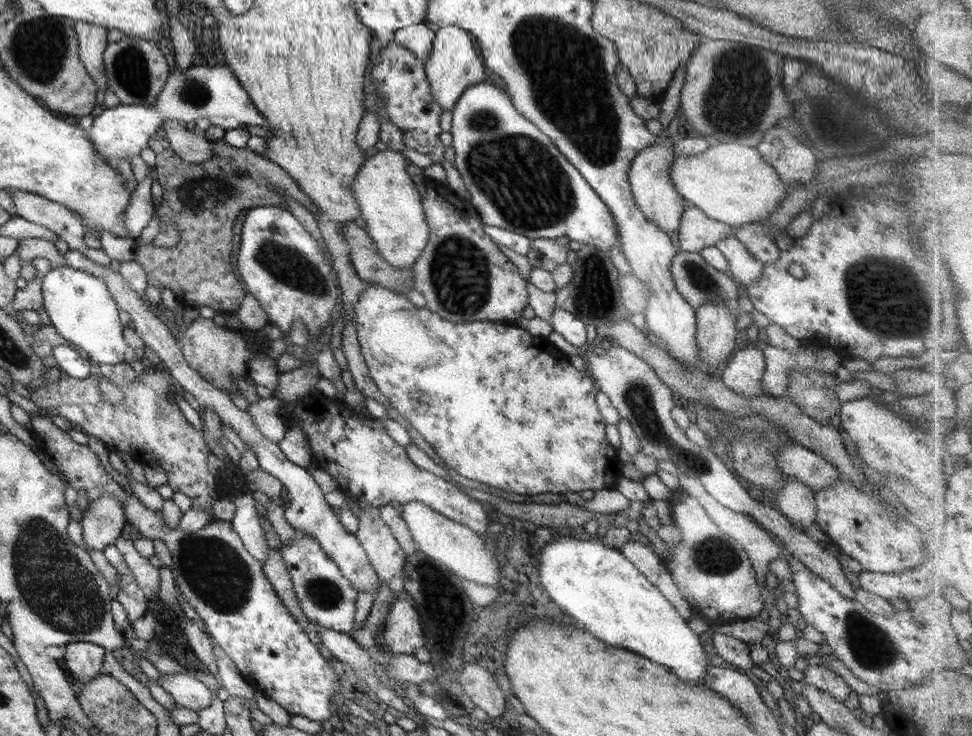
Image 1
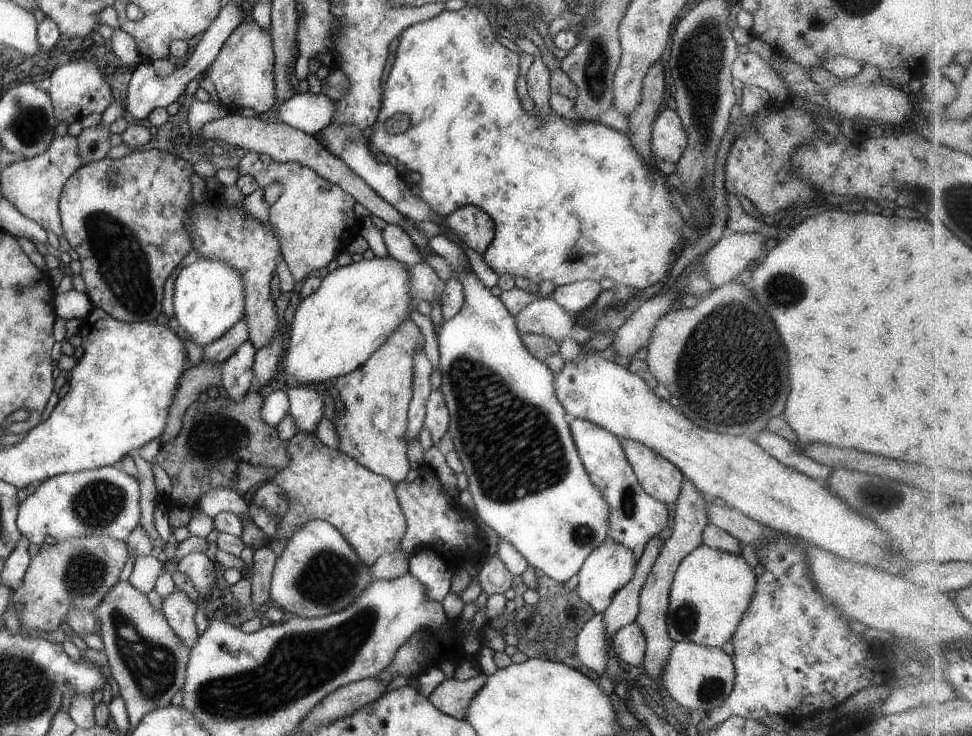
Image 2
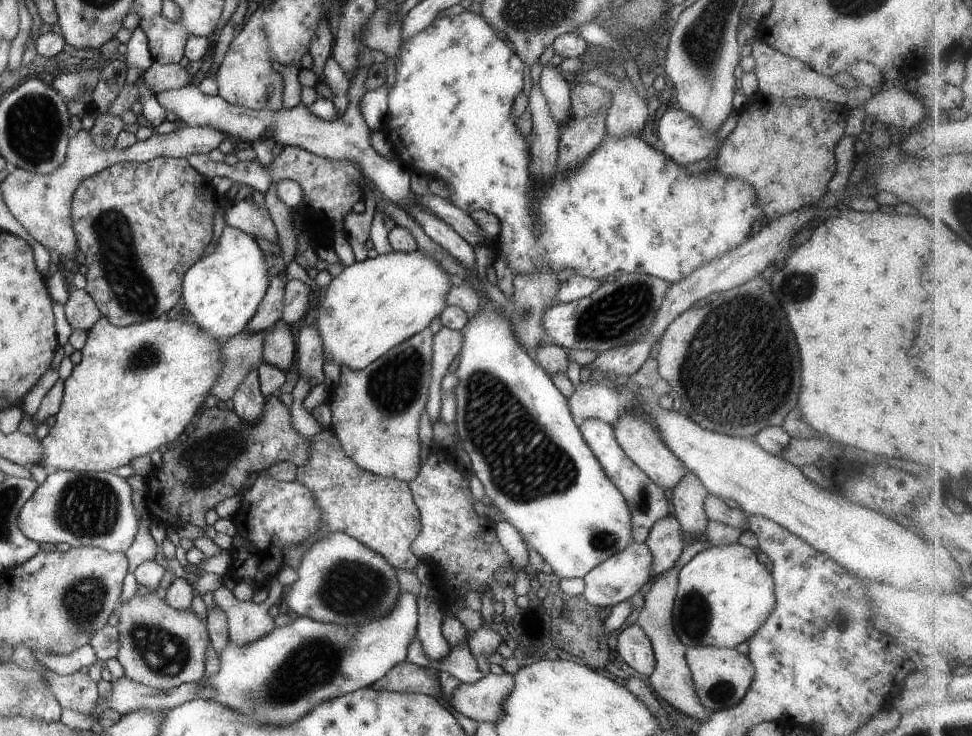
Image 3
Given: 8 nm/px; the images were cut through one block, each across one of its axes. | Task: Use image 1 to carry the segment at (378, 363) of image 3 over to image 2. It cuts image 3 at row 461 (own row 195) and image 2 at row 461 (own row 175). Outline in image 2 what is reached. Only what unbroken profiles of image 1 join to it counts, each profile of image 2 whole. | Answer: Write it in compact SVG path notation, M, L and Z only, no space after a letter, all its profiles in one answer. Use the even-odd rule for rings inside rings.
M411 319L403 320L395 328L395 332L391 332L391 336L387 336L387 340L367 358L367 362L362 364L361 368L356 368L335 380L335 388L343 407L343 413L334 412L333 418L339 436L337 449L353 458L359 466L389 478L394 485L403 481L410 469L406 456L407 442L403 434L407 428L406 414L412 397L413 354L419 347L423 348L423 336L419 328Z

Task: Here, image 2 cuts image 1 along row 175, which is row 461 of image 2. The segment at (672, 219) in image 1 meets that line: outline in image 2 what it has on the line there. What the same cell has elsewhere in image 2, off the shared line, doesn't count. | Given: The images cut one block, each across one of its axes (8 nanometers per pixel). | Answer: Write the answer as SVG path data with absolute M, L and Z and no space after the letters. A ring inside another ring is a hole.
M620 439L620 443L639 486L653 500L658 500L664 505L675 503L681 483L685 480L684 474L669 460L665 460L641 442Z

